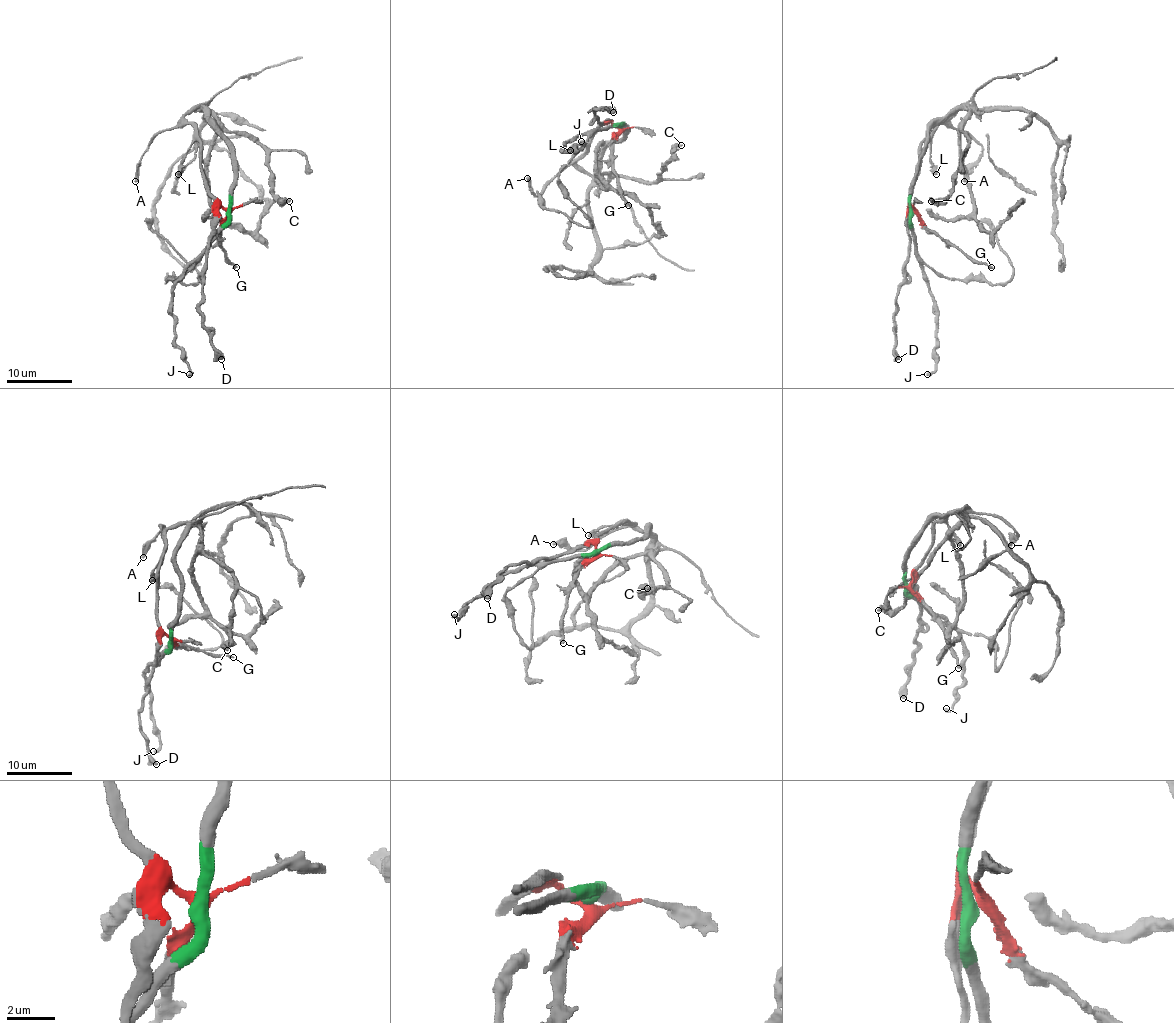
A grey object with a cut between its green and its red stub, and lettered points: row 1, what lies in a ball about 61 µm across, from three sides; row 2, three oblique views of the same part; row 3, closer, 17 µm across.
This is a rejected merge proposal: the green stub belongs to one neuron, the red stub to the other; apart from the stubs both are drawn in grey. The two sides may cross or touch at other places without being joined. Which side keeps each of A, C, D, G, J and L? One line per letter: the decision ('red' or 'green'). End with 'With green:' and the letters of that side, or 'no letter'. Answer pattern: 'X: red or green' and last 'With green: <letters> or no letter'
A: red
C: green
D: red
G: red
J: green
L: red
With green: C, J

